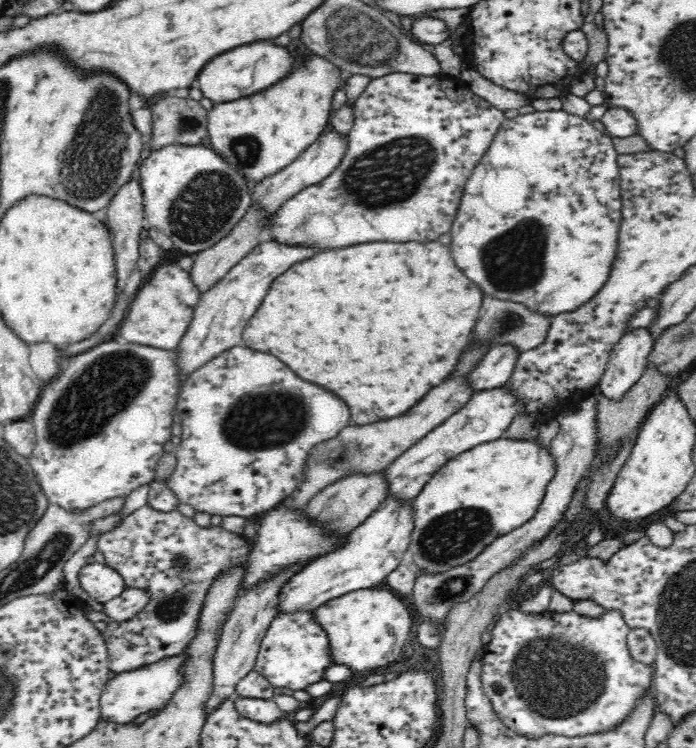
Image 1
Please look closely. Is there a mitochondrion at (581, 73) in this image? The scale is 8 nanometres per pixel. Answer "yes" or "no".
no

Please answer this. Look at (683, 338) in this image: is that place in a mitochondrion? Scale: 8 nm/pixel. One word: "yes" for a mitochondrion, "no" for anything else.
yes

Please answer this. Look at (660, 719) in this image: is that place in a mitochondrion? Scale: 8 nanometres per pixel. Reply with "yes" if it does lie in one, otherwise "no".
no

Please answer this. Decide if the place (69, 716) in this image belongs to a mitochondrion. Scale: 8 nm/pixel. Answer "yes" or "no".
no

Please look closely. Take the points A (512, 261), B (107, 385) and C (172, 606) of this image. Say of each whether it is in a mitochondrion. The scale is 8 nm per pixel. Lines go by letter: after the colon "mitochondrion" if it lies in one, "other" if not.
A: mitochondrion
B: mitochondrion
C: mitochondrion

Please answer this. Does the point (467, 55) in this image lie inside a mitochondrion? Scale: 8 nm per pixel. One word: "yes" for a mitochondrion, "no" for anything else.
no

